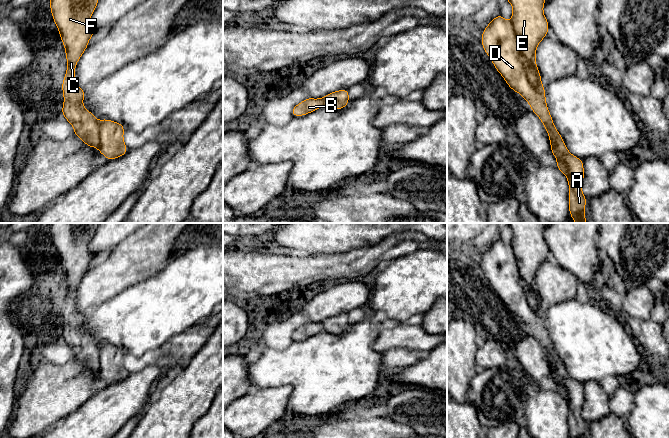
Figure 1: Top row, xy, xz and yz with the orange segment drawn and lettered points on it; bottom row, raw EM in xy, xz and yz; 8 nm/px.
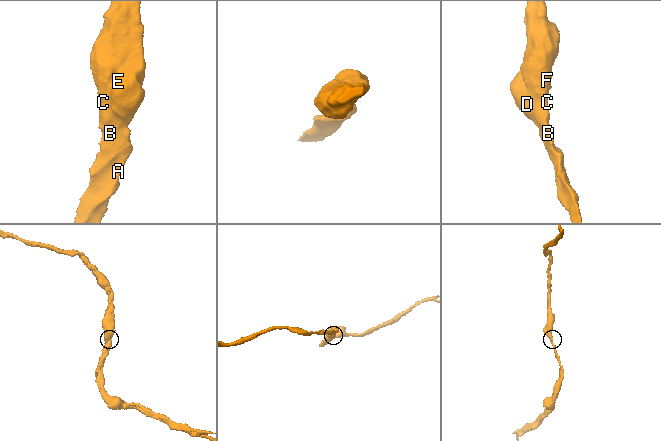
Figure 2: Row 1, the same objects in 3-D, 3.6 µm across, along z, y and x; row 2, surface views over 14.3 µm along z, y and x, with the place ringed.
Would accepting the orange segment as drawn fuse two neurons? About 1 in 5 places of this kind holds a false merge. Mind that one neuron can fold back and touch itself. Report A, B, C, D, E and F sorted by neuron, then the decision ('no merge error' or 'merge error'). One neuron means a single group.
A B C D E F | no merge error

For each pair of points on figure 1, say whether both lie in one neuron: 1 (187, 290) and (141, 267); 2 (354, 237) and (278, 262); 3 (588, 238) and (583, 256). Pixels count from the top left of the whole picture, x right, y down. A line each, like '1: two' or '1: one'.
1: two
2: two
3: one

